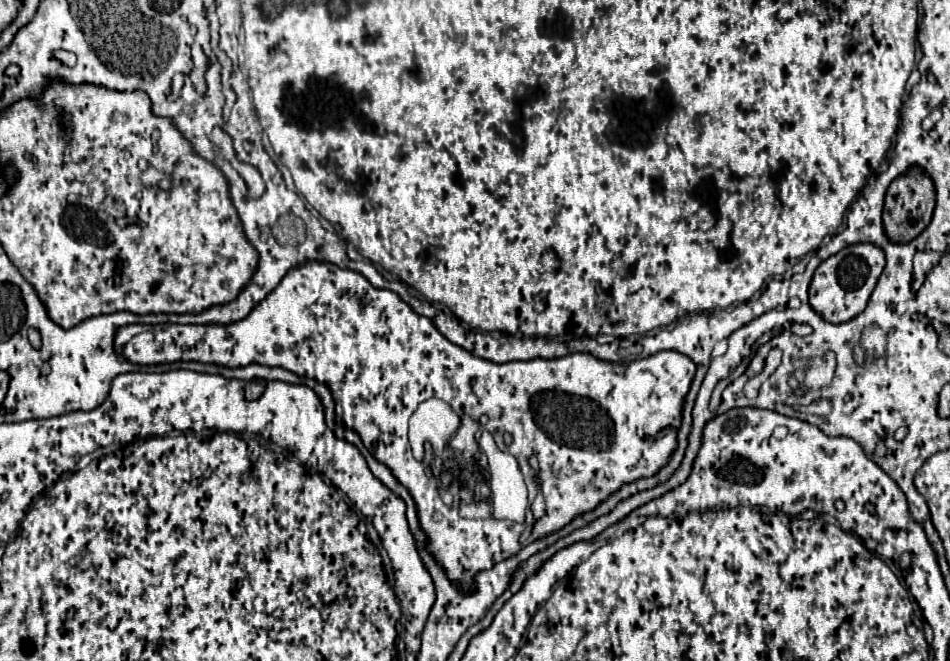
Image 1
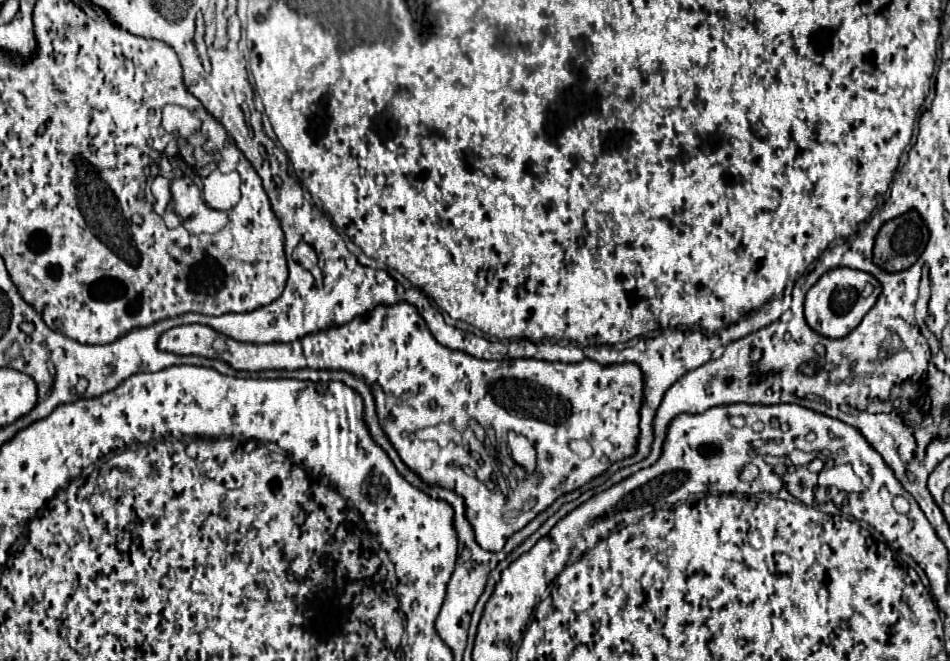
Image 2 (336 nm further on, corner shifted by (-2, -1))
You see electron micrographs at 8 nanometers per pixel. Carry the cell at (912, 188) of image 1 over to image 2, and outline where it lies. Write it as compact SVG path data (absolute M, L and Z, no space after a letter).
M908 212L886 222L874 244L874 264L884 272L902 272L910 268L928 242L928 228L918 212Z

